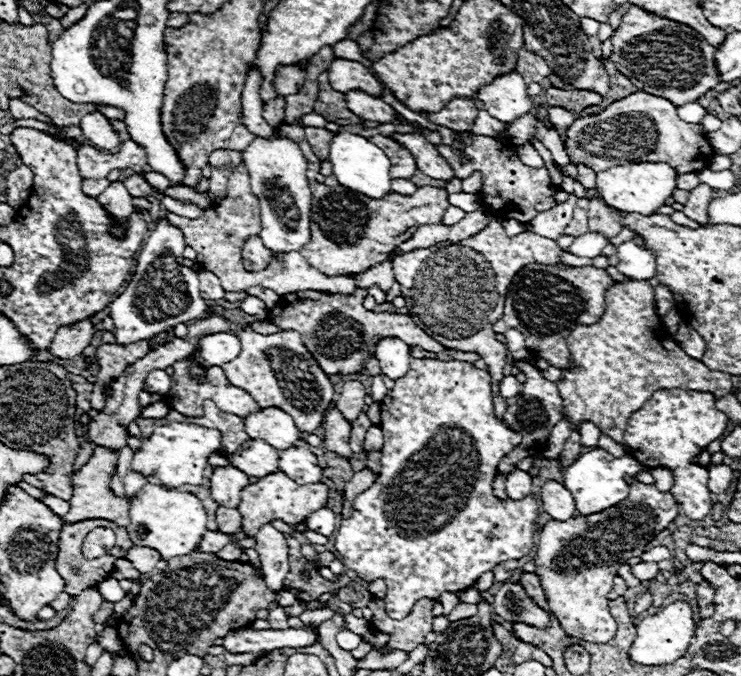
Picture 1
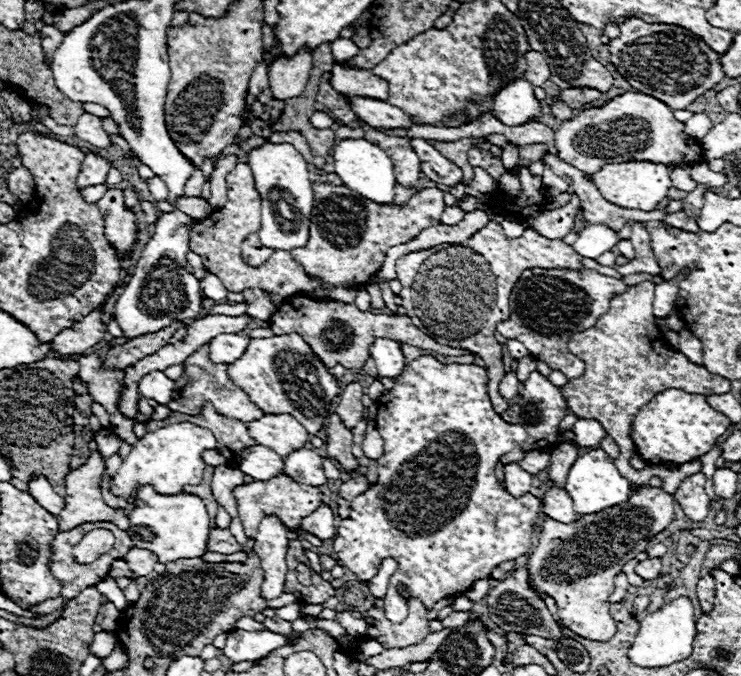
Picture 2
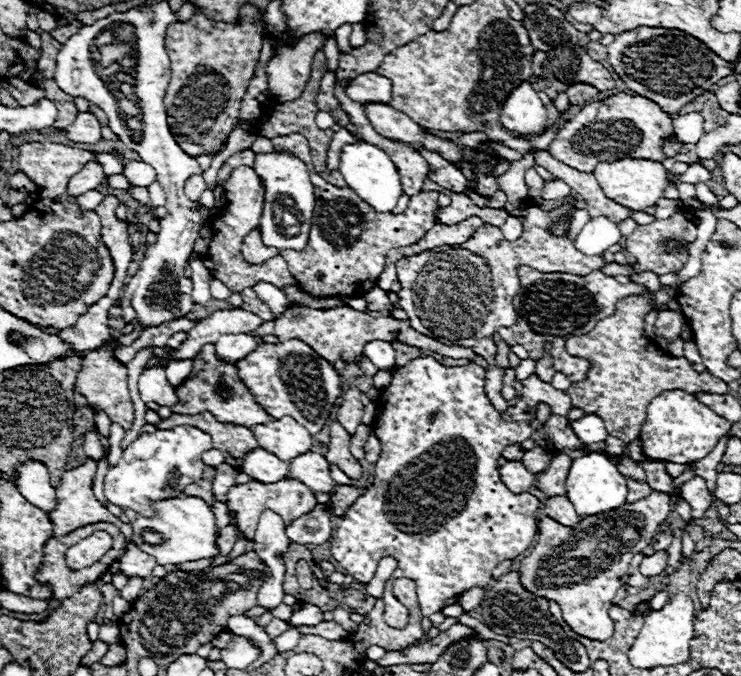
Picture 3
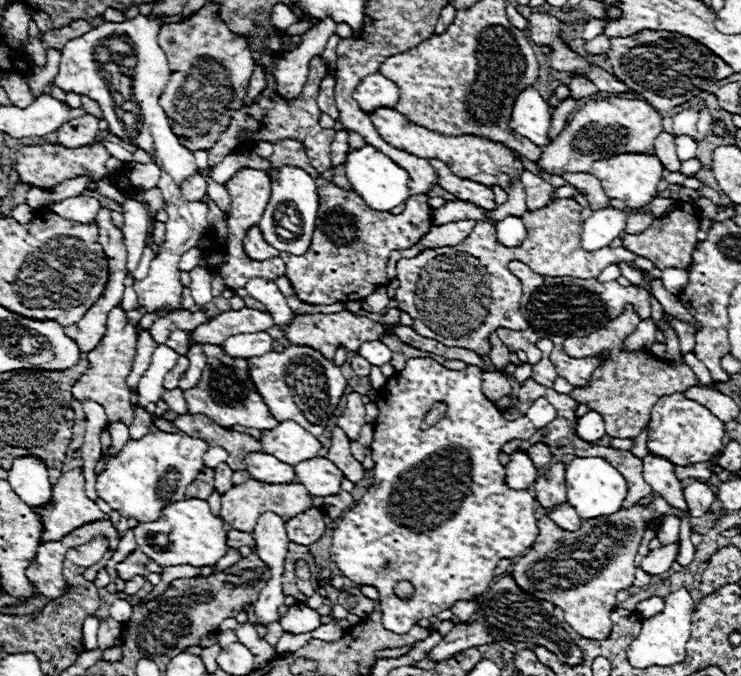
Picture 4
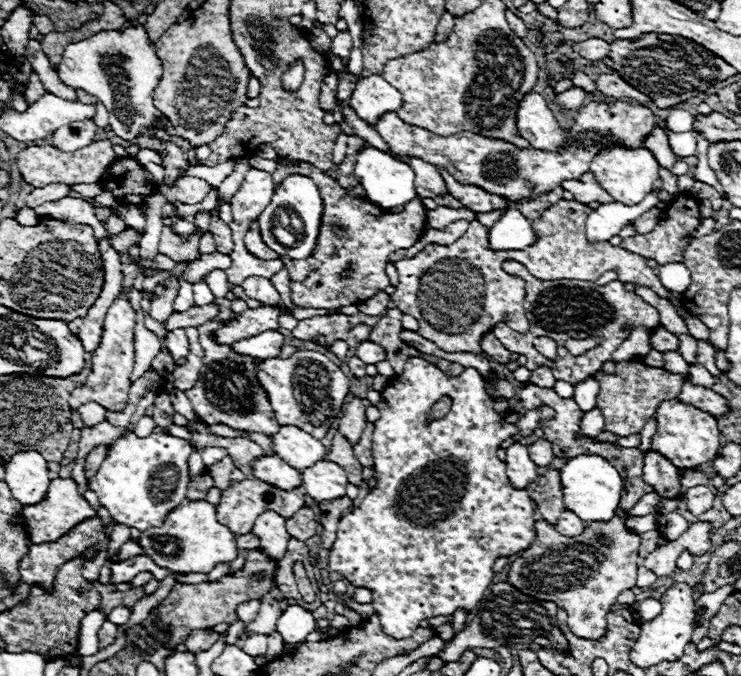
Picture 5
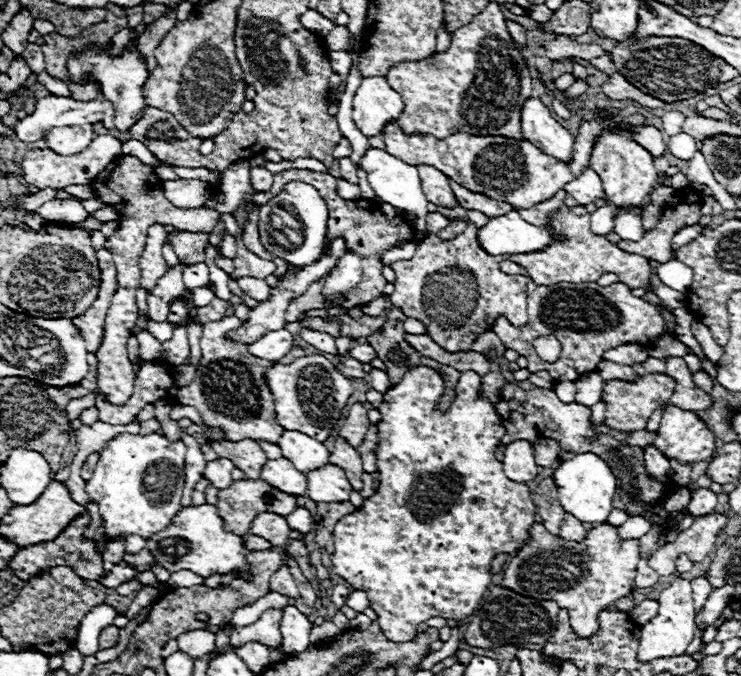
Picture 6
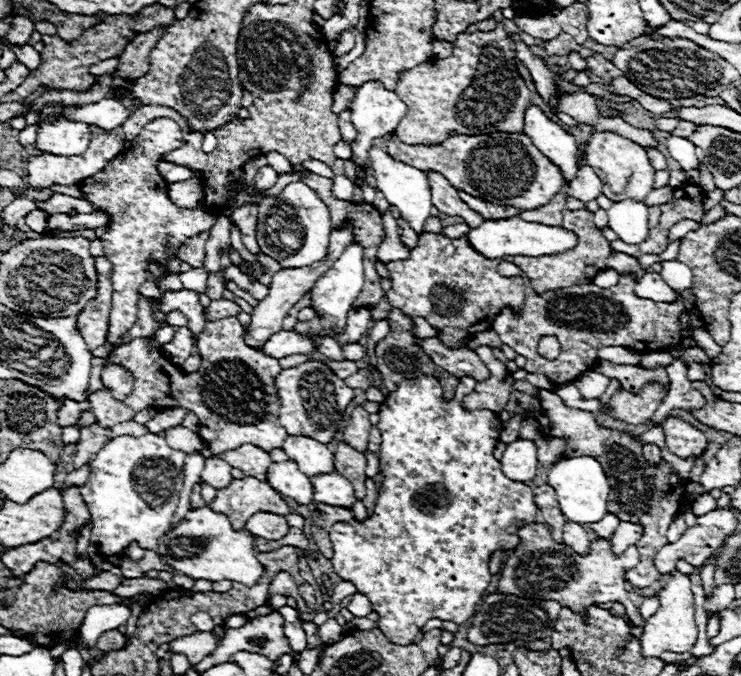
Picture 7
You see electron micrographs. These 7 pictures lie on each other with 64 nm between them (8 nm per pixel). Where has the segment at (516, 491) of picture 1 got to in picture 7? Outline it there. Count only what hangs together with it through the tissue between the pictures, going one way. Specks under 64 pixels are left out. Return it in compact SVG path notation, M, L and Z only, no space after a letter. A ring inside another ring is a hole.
M516 440L506 446L502 456L502 472L516 482L526 482L536 476L538 458L536 444L530 440Z

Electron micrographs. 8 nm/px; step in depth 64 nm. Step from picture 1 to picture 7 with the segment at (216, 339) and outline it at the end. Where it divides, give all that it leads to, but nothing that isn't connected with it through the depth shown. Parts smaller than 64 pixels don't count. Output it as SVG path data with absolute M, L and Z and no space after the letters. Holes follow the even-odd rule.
M278 332L278 334L272 334L268 342L256 350L260 350L262 354L268 354L270 358L280 360L290 354L310 354L314 350L314 344L292 332Z

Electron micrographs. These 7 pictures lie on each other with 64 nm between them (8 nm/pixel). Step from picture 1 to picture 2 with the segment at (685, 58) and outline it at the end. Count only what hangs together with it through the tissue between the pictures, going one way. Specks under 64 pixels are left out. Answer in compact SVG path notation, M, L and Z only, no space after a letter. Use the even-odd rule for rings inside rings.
M638 16L628 18L620 26L618 38L610 42L610 62L630 82L634 90L668 102L672 110L684 110L698 96L702 96L706 90L710 90L724 78L724 70L720 66L718 54L700 36L694 36L690 30L684 30L682 26L674 26L674 24L648 24Z

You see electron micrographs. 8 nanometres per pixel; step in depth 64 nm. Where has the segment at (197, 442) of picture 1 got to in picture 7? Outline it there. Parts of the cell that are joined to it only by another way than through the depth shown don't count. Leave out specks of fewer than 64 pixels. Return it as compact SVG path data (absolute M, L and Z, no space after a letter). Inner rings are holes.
M148 432L144 436L116 436L92 458L90 478L80 488L80 492L90 508L90 520L94 524L90 542L98 546L100 554L120 554L132 540L138 540L144 550L154 550L158 546L158 538L170 528L172 516L178 506L184 456L186 454L182 450L172 450L162 436Z

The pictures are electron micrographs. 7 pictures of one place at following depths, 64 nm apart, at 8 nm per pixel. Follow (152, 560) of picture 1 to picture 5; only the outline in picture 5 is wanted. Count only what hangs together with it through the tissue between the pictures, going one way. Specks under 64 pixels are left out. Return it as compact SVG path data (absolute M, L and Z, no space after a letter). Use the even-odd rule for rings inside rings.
M140 554L140 556L134 556L130 560L124 560L124 562L118 562L112 566L112 584L130 582L140 572L150 572L158 580L164 580L168 576L168 570L156 566L148 556Z

